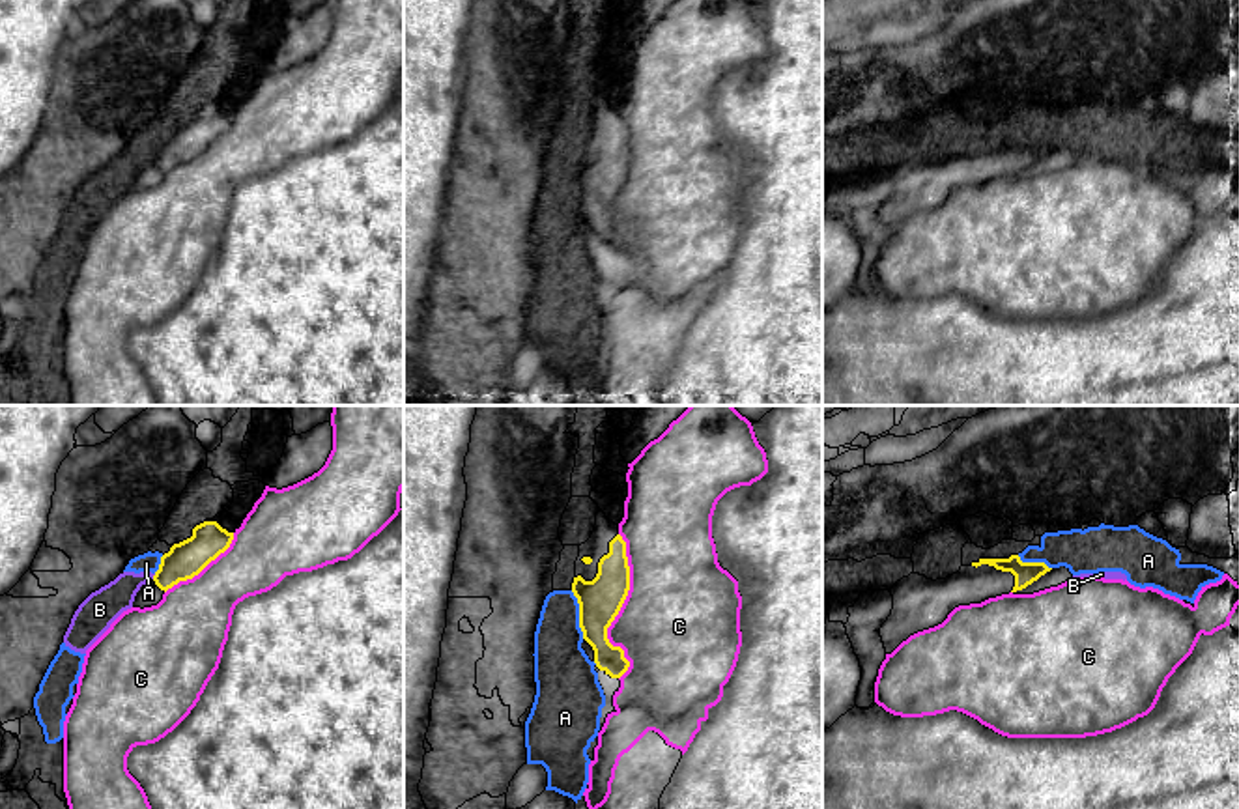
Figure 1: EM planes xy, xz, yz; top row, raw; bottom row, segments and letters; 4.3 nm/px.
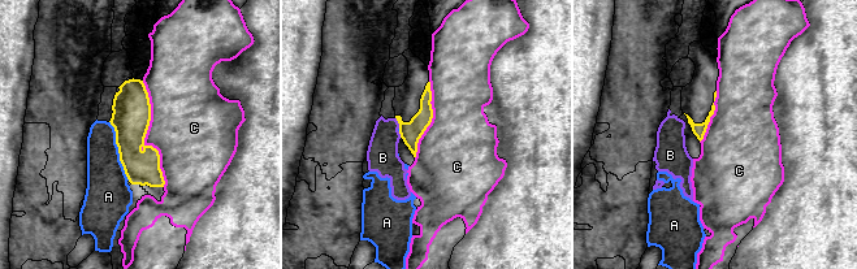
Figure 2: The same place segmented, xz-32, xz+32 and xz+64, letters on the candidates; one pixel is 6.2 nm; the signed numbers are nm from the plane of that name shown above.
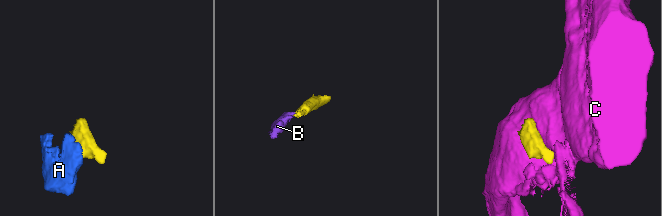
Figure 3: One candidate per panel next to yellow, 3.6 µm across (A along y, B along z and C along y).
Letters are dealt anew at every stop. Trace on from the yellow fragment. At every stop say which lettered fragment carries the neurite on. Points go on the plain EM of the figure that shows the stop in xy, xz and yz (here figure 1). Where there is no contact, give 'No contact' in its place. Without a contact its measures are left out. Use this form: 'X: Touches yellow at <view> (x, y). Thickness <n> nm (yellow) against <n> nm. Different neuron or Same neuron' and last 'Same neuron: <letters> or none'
A: Touches yellow at xz (580, 197). Thickness 190 nm (yellow) against 240 nm. Different neuron
B: Touches yellow at xy (154, 157). Thickness 160 nm (yellow) against 150 nm. Different neuron
C: Touches yellow at xz (621, 187). Thickness 190 nm (yellow) against 500 nm. Different neuron
Same neuron: none

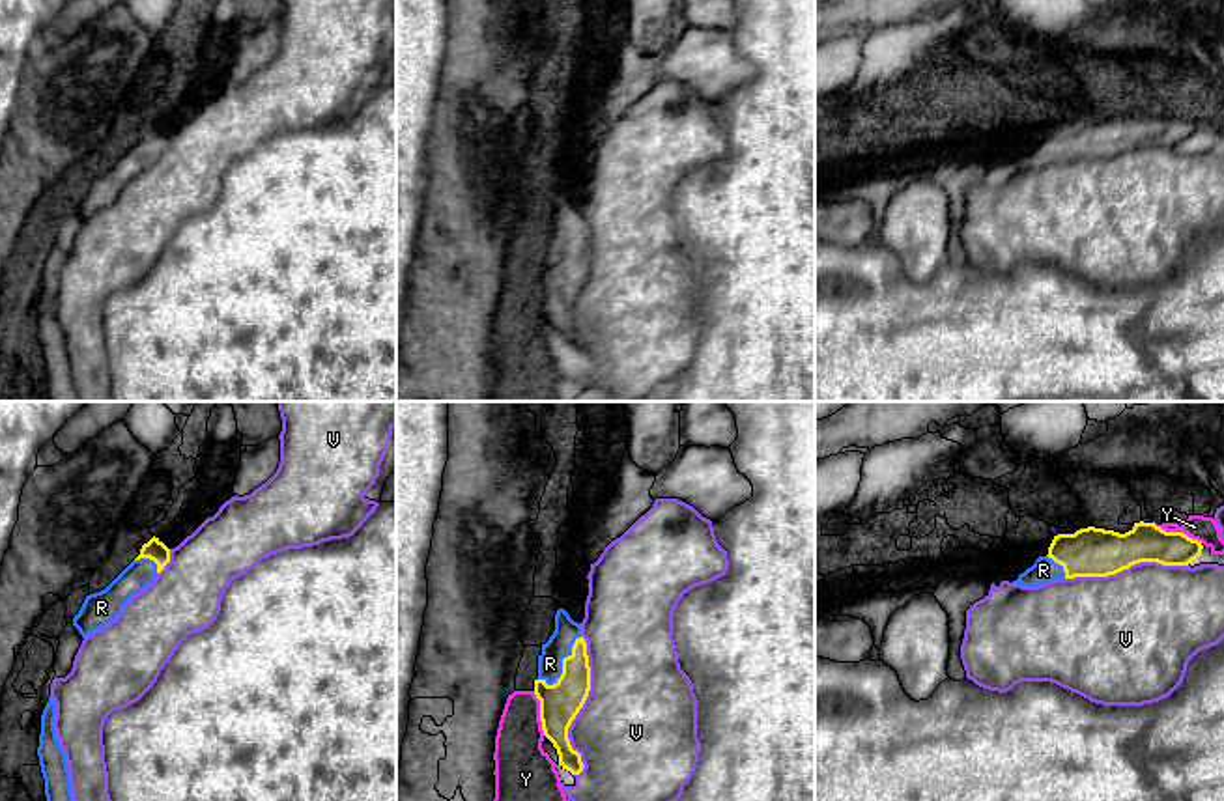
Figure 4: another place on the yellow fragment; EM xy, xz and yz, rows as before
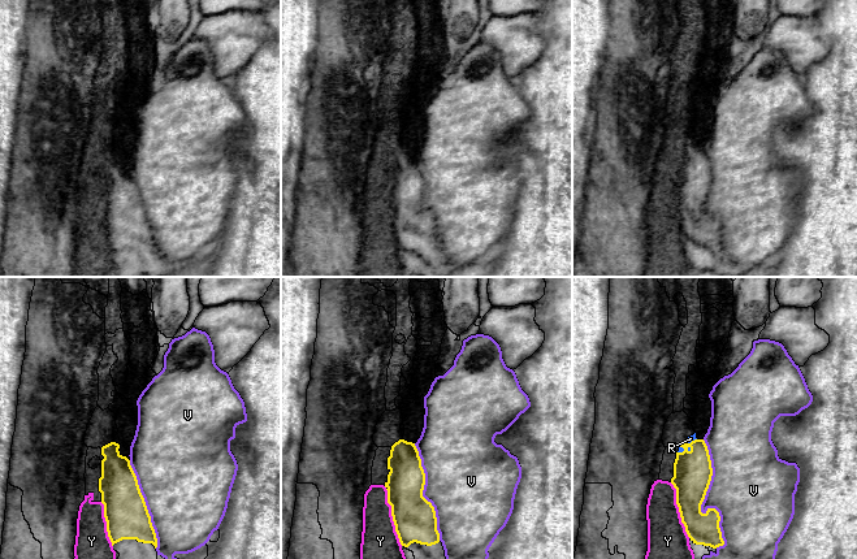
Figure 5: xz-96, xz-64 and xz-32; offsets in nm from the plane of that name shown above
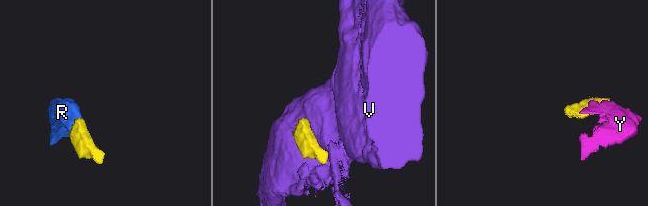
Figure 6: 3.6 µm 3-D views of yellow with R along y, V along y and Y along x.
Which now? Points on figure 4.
R: Touches yellow at xz (563, 249). Thickness 170 nm (yellow) against 110 nm. Same neuron
V: Touches yellow at xz (582, 288). Thickness 170 nm (yellow) against 500 nm. Different neuron
Y: Touches yellow at yz (1178, 114). Thickness 170 nm (yellow) against 110 nm. Different neuron
Same neuron: R

